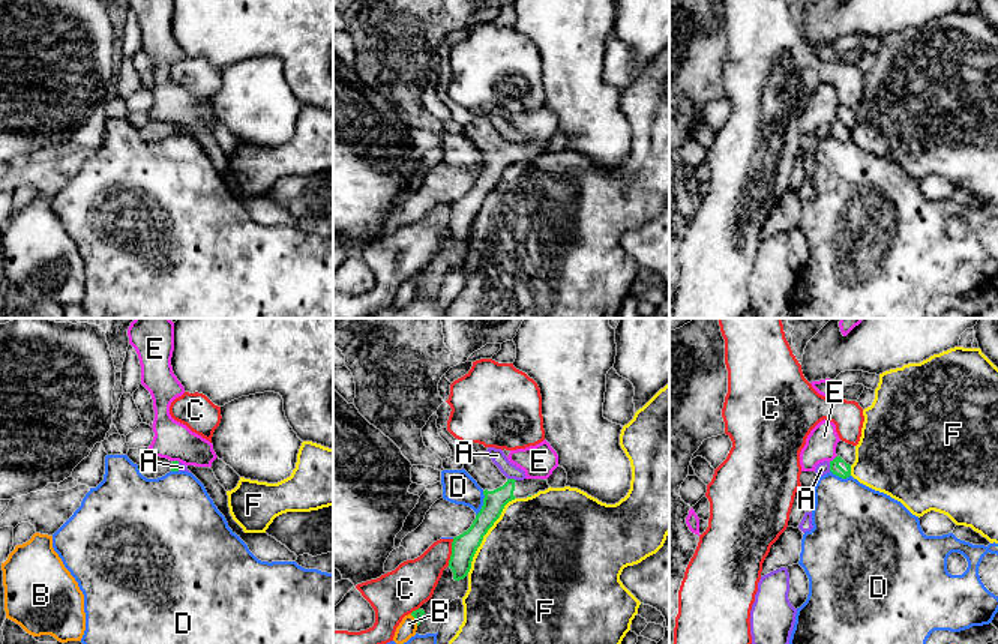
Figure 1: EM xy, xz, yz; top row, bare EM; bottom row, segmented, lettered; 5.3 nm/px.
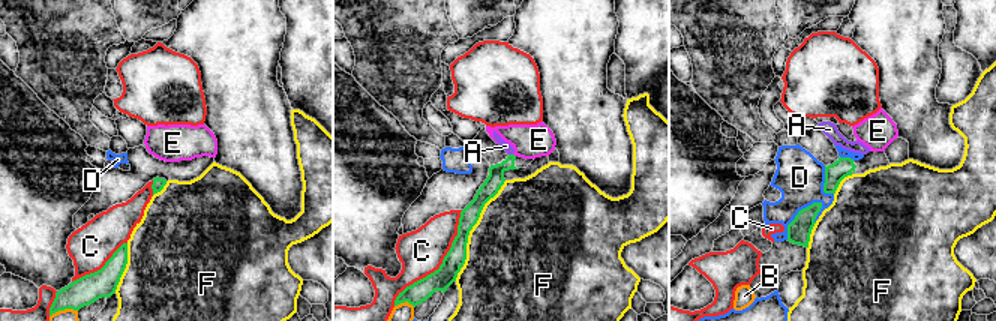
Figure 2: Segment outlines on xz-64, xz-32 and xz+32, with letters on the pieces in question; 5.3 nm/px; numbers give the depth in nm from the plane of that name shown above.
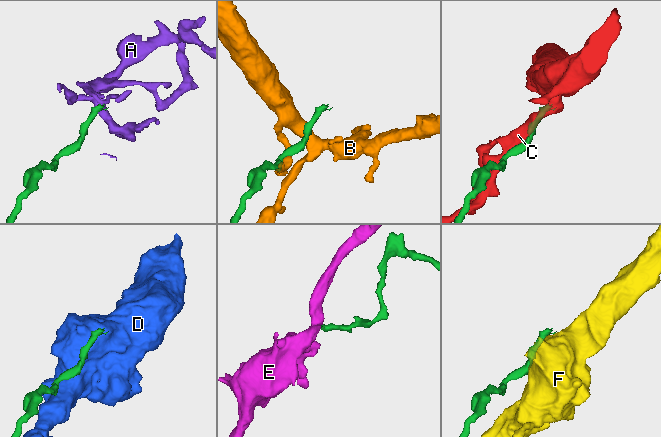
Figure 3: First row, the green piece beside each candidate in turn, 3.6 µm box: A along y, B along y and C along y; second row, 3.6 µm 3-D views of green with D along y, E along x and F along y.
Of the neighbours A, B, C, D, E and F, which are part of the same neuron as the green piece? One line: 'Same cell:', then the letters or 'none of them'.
Same cell: none of them

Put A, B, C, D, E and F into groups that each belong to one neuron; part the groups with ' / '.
A / B / C / D / E / F

